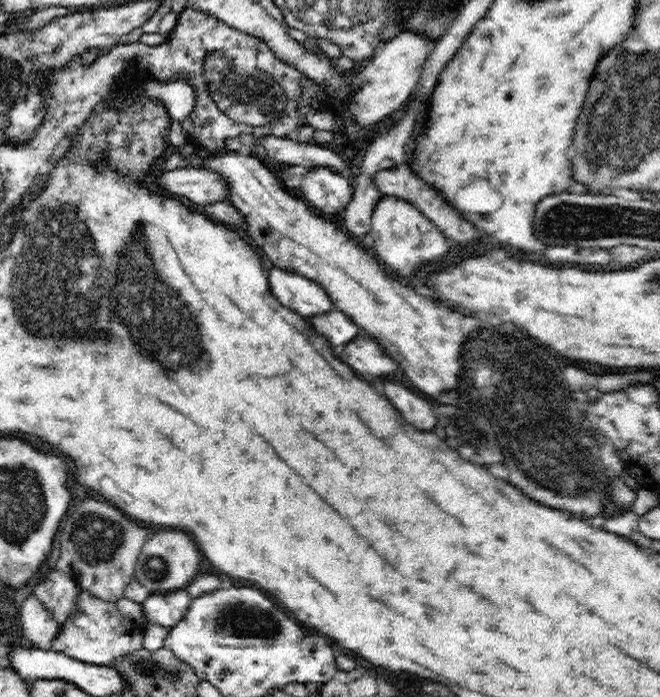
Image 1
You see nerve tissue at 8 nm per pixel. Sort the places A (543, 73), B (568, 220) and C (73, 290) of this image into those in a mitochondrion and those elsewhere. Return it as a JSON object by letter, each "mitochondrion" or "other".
{"A":"other","B":"mitochondrion","C":"mitochondrion"}

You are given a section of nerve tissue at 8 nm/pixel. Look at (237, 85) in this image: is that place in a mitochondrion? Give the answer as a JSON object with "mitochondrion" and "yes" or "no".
{"mitochondrion":"yes"}

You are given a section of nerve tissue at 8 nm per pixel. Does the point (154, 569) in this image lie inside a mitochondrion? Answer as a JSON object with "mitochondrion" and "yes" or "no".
{"mitochondrion":"yes"}

